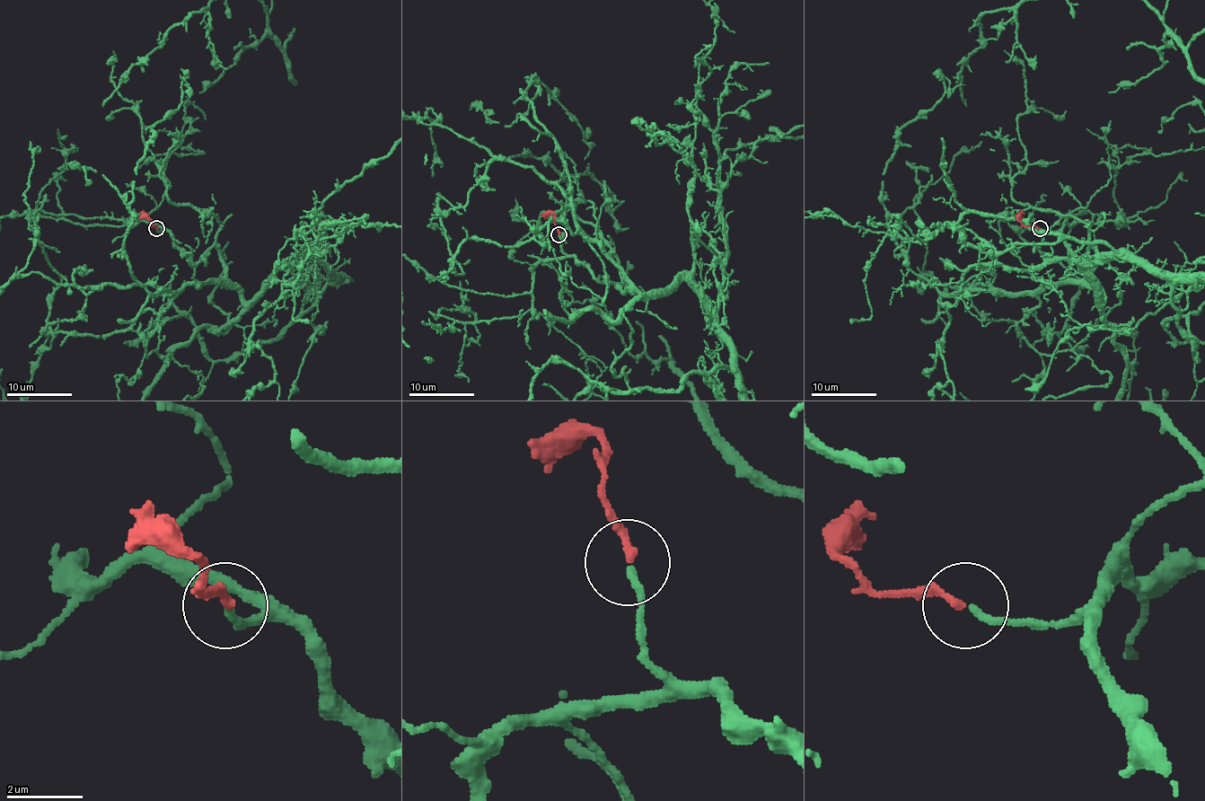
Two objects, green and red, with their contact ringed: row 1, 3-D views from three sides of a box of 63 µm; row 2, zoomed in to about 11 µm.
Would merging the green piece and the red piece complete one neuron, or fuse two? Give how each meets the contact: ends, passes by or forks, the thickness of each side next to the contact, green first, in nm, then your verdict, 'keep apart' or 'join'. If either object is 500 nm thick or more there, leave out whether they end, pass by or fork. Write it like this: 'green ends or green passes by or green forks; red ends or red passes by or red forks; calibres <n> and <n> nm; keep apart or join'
green ends; red ends; calibres 190 and 200 nm; join

